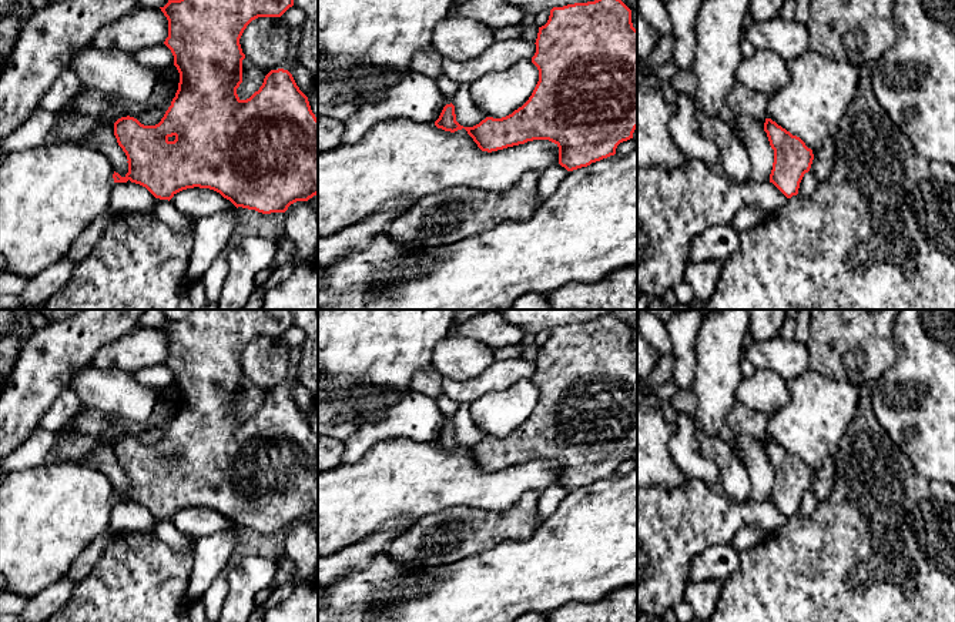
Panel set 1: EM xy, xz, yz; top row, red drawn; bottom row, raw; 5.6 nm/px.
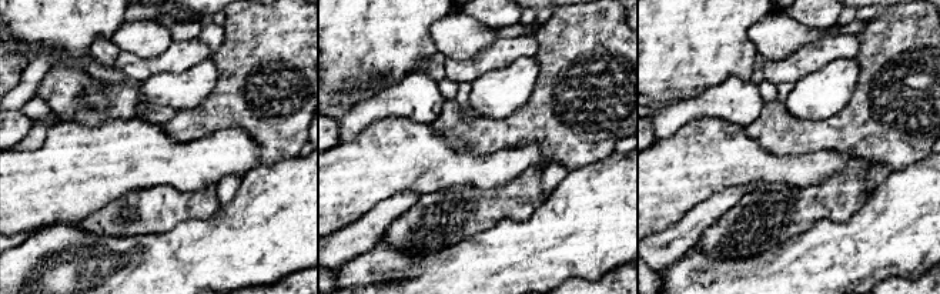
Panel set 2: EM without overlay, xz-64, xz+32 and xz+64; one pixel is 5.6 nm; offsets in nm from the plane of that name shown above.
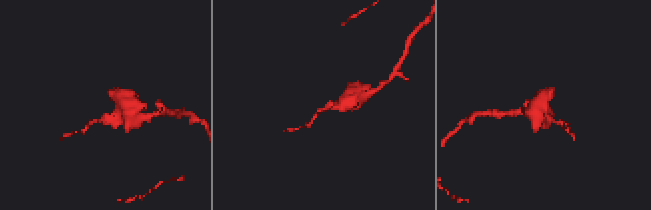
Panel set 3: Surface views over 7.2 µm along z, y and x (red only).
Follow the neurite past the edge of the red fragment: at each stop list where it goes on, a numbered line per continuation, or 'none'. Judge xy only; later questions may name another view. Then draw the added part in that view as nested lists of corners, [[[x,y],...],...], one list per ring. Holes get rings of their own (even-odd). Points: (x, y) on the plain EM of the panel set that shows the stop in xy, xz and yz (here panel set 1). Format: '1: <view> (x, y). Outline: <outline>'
none

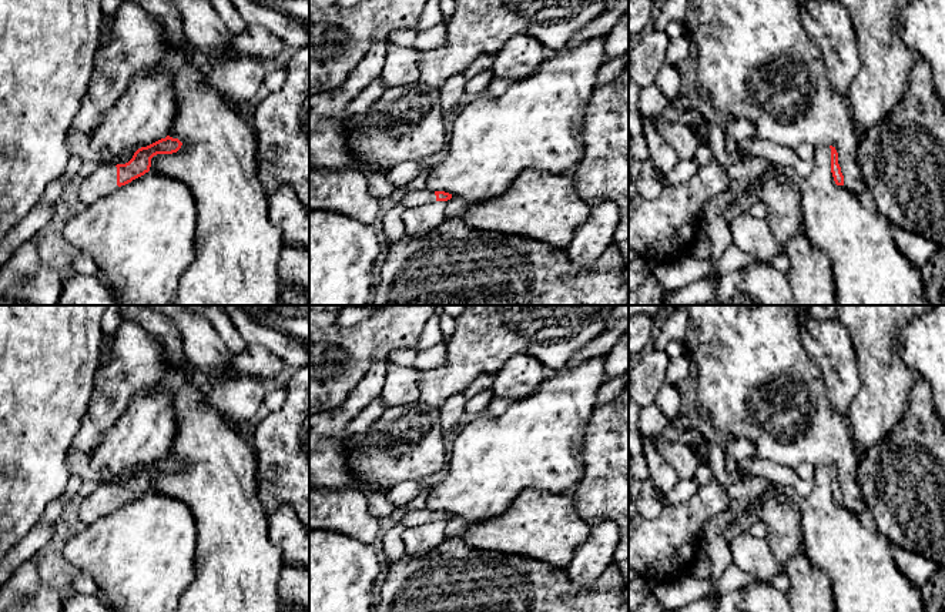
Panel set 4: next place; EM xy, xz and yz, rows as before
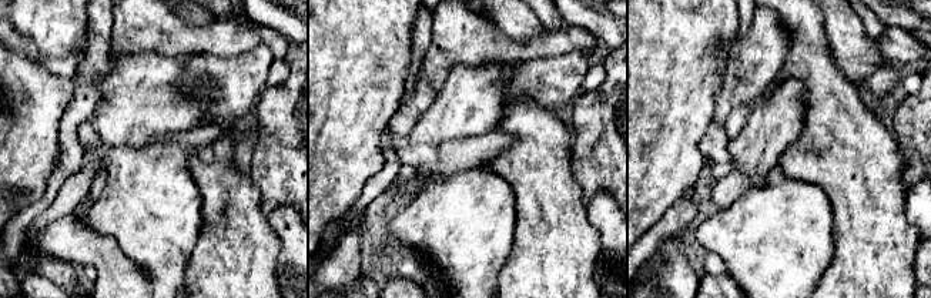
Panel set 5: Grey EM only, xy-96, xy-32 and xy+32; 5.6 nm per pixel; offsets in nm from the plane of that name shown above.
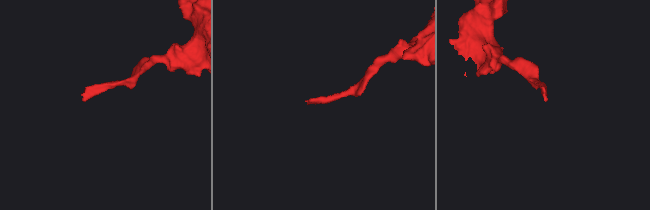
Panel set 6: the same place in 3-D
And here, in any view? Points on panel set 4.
1: xy (103, 500). Outline: [[[104,482],[97,485],[88,498],[83,499],[78,518],[87,526],[117,506],[117,486]]]

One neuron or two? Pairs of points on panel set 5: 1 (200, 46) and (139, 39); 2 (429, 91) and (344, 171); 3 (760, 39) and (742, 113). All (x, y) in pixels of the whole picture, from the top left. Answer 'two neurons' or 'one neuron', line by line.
1: one neuron
2: two neurons
3: two neurons

